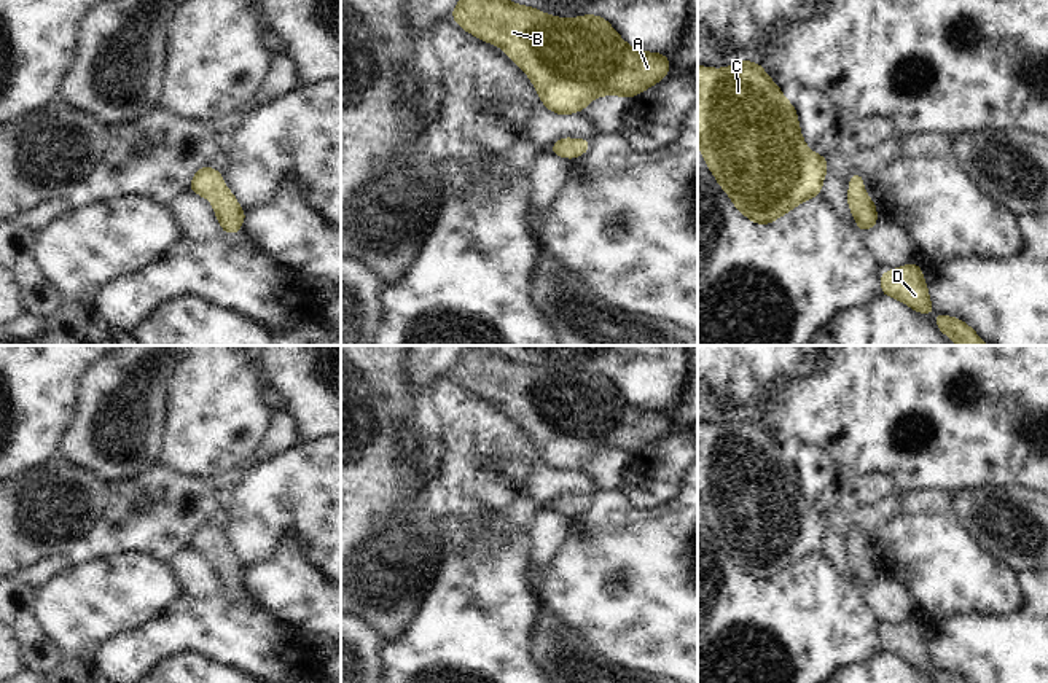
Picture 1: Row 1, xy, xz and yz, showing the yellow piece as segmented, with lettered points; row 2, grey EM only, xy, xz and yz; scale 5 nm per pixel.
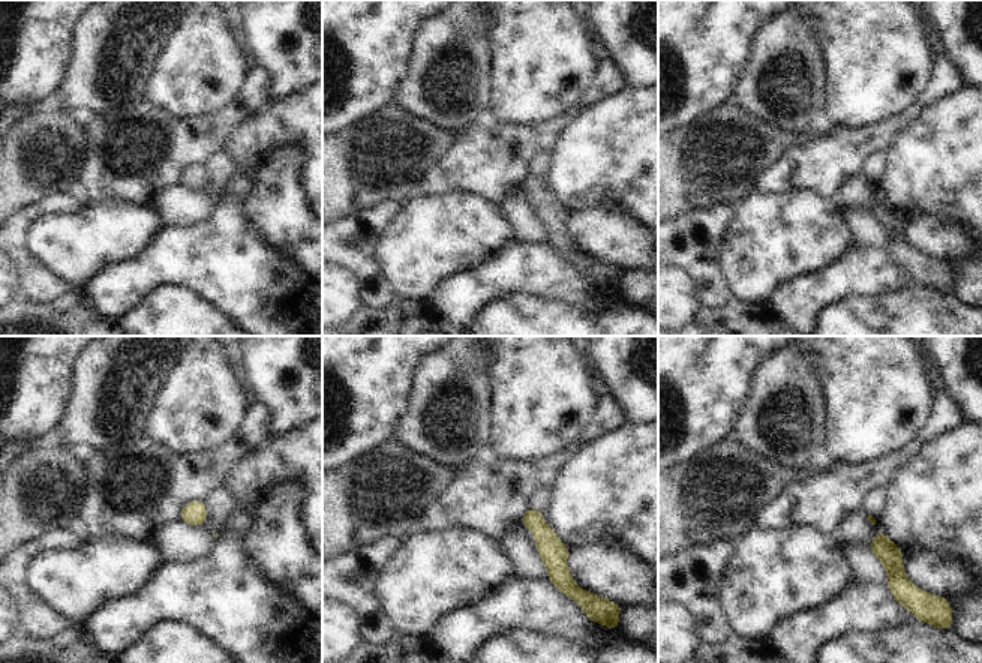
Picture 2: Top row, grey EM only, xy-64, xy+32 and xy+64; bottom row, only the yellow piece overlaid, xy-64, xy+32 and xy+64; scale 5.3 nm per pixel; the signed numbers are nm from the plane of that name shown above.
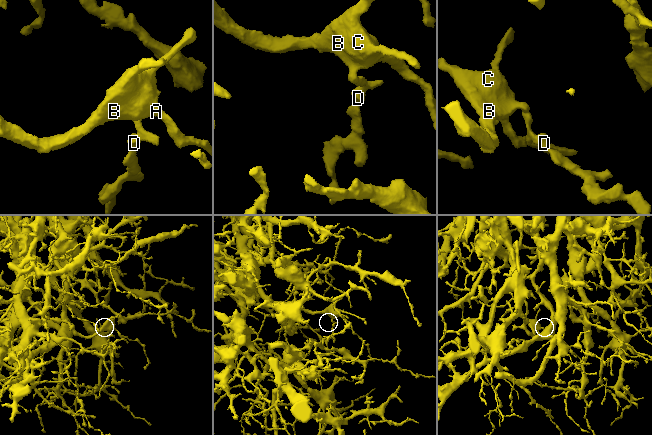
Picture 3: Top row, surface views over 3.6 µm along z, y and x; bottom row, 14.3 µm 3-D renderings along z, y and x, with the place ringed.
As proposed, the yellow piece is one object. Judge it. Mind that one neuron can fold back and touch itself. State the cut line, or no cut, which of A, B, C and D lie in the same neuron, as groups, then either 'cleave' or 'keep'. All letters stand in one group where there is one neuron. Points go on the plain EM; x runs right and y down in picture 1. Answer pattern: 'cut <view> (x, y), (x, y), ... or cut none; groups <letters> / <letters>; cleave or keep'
cut none; groups A B C D; keep

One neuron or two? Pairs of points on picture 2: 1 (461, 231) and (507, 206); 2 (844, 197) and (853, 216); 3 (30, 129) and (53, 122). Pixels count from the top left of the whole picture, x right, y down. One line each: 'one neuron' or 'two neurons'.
1: two neurons
2: two neurons
3: one neuron

